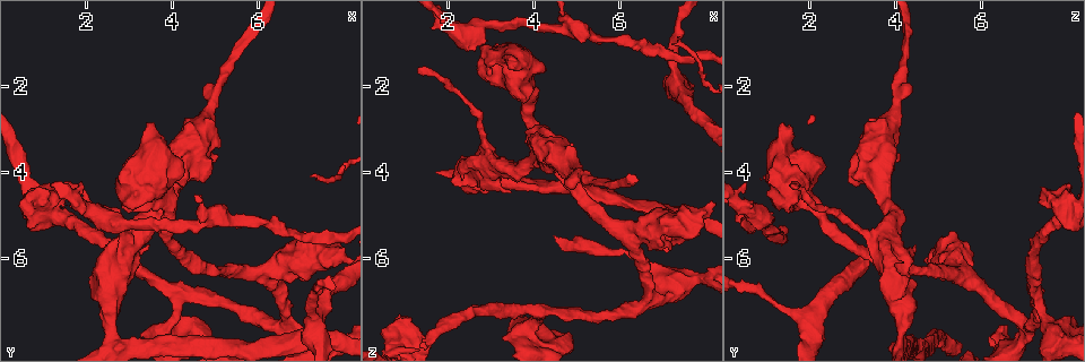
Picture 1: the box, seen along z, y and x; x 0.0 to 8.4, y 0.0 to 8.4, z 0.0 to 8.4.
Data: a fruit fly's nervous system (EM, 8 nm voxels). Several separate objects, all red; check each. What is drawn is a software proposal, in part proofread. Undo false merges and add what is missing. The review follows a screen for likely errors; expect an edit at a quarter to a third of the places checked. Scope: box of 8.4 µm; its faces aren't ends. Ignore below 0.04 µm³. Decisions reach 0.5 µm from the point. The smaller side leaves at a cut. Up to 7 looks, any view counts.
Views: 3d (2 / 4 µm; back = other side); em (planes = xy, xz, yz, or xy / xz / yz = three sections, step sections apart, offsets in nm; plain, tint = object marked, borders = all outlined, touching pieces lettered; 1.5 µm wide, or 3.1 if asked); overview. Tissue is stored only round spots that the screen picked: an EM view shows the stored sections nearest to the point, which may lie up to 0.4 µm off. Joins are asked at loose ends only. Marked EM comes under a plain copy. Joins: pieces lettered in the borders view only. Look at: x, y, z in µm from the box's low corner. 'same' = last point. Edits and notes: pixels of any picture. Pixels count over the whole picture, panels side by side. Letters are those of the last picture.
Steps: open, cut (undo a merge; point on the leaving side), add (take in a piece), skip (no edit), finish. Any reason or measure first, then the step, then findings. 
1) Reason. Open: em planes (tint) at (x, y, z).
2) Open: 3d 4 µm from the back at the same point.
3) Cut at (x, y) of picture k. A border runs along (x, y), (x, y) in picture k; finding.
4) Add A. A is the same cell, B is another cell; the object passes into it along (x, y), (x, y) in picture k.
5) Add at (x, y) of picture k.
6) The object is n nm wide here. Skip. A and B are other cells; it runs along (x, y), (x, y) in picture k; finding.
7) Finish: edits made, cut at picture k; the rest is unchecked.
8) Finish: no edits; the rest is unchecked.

Thin end. Open: 3d 4 µm from the back at (1.35, 4.30, 1.65).

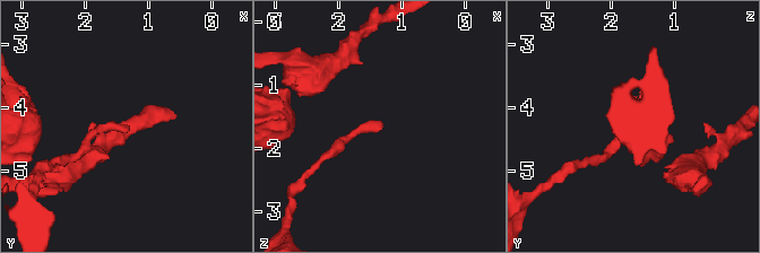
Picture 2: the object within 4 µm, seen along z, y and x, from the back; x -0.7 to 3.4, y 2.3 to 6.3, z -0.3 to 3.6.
Open: em xz step 4 (borders) at (1.30, 4.35, 1.60).

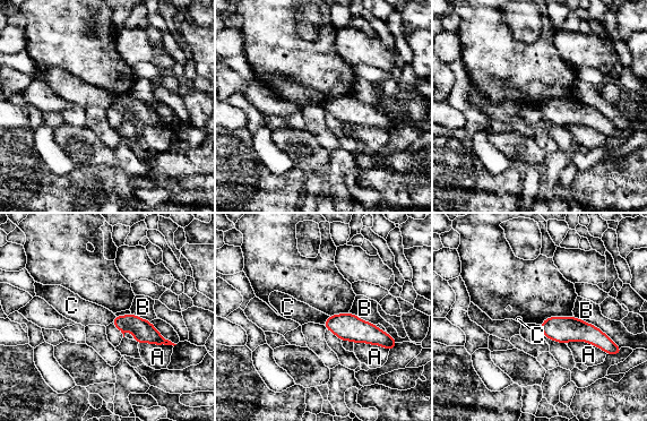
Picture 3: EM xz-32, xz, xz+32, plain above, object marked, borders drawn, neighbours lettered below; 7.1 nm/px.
Another direction. Open: em yz step 8 (borders) at the same point.

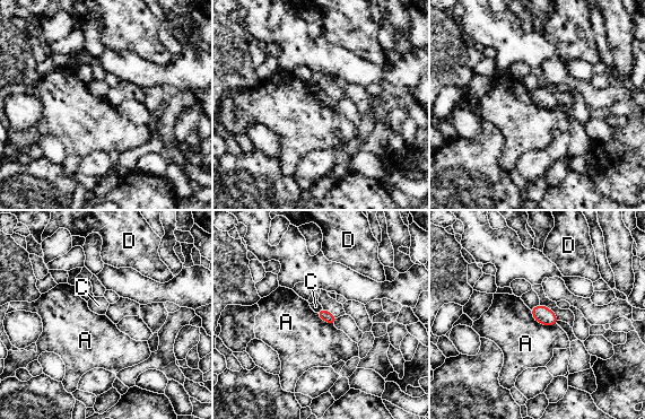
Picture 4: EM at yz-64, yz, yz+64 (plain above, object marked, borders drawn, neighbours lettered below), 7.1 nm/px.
Skip. A, C and D are other cells; a border runs along (529, 310), (538, 322), (556, 324) in picture 4; none of them fits.

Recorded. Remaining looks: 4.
Free end. Open: 3d 4 µm at (3.45, 2.80, 1.35).

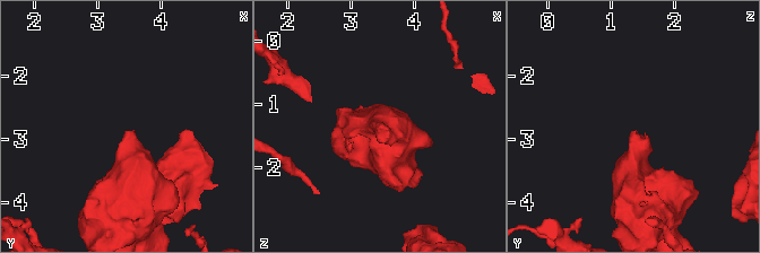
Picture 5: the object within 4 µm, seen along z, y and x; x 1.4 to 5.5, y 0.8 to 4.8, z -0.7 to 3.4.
Shape alone is not enough. Open: em planes (tint) at (3.45, 2.85, 1.40).

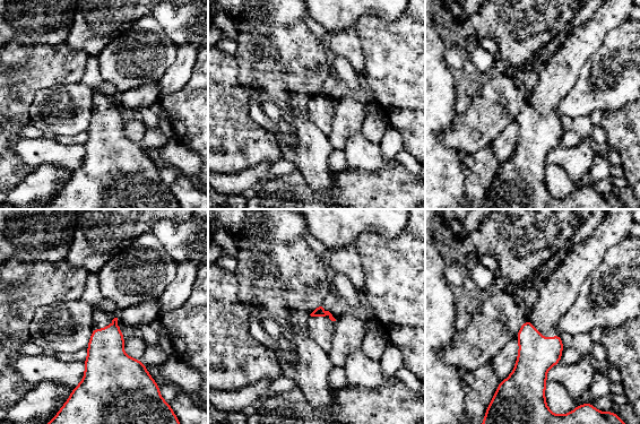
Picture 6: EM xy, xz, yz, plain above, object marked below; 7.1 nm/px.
See the neighbours. Open: em planes (borders) at the same point.

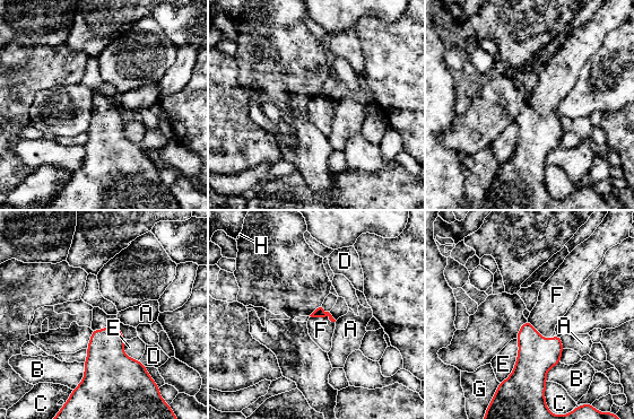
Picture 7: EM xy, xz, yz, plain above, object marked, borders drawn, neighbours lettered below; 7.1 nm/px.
Add F. F is the same cell, A, B, C, D, E, G and H are other cells; the object passes into it along (536, 356), (539, 333), (554, 302) in picture 7; it goes on there.

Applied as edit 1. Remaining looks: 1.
Finish: edits made, add at picture 7; the rest is unchecked.

